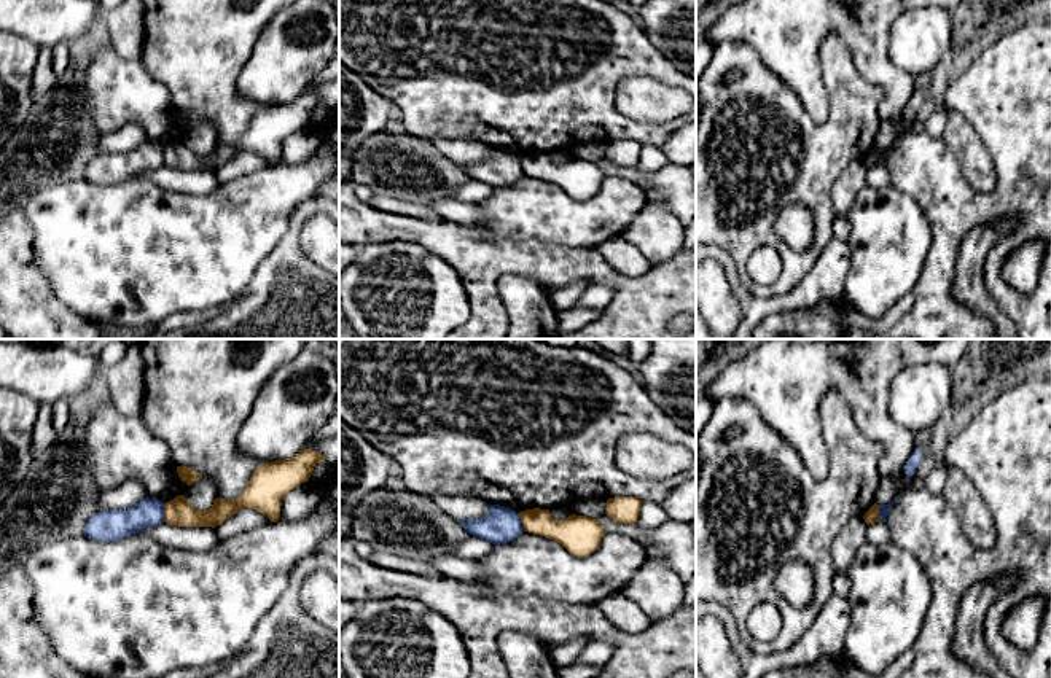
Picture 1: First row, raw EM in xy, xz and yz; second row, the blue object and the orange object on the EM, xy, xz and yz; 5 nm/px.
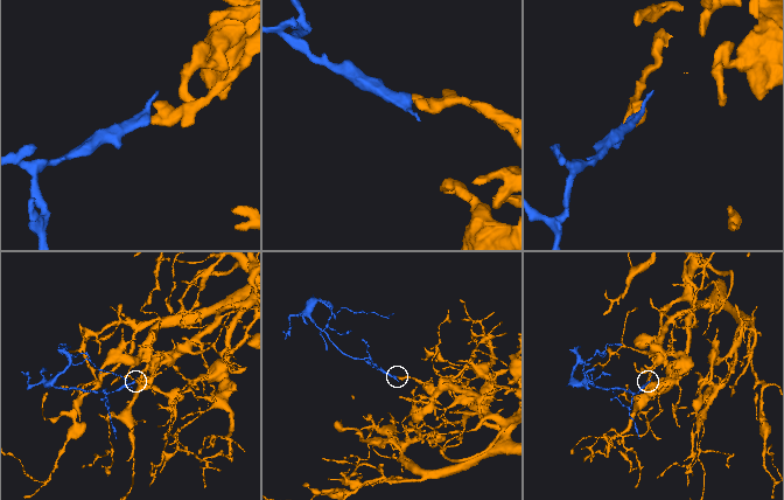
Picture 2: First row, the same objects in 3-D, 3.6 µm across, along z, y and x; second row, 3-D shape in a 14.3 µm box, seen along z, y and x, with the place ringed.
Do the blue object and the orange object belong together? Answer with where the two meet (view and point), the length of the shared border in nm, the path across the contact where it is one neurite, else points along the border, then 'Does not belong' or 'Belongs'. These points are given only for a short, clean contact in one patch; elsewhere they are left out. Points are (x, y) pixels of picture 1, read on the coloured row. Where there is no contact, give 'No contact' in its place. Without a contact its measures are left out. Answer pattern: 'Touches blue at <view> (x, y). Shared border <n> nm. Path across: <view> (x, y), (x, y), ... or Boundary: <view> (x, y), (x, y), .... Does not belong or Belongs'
Touches blue at xy (163, 513). Shared border 100 nm. Boundary: xy (163, 503), (164, 521). Does not belong

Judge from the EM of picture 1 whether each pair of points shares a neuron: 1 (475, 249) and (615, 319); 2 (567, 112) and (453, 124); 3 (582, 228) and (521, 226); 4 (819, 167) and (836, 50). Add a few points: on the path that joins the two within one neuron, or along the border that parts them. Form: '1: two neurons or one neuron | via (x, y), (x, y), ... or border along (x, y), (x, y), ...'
1: one neuron | via (518, 257), (550, 264), (586, 264), (605, 276)
2: one neuron | via (539, 112), (481, 112)
3: one neuron | via (567, 226), (535, 226)
4: one neuron | via (838, 139), (840, 78)

